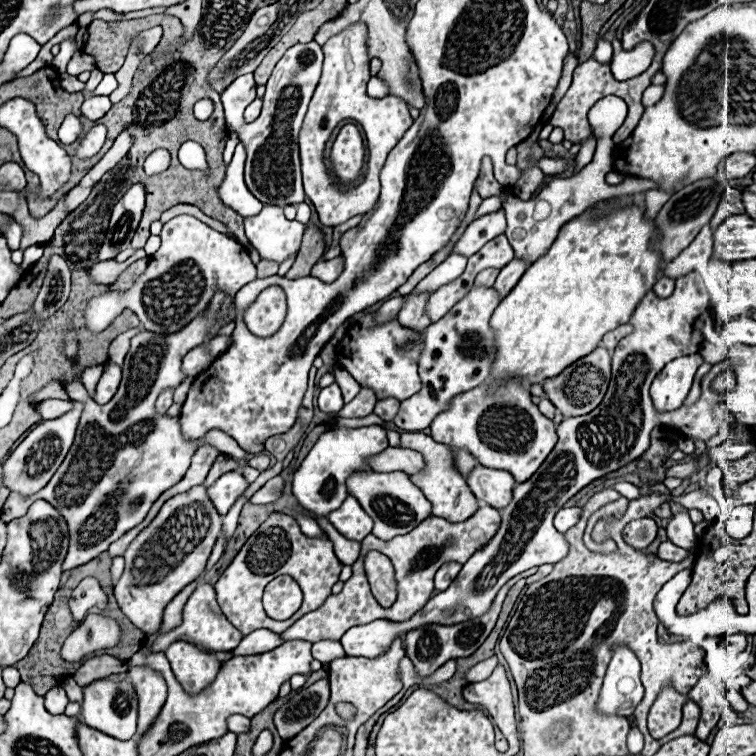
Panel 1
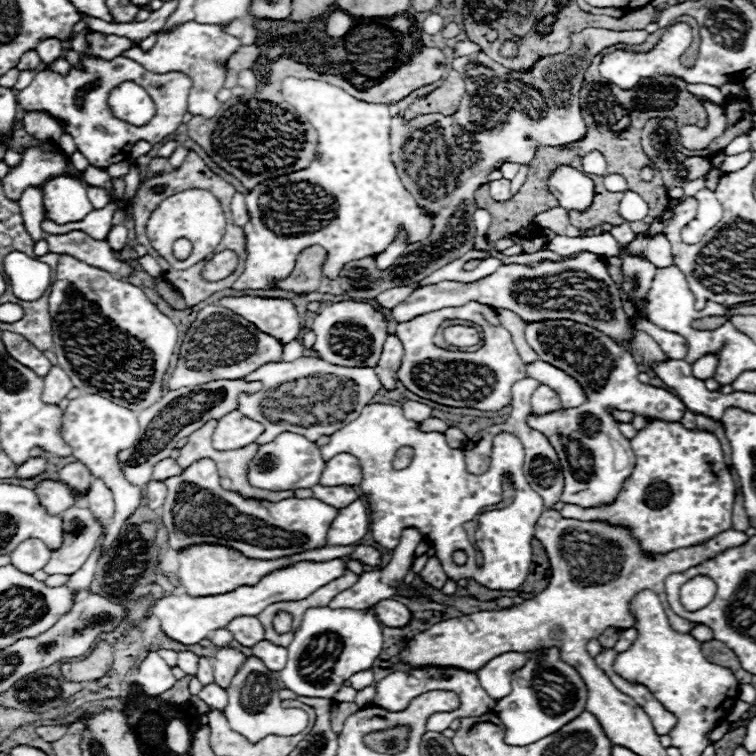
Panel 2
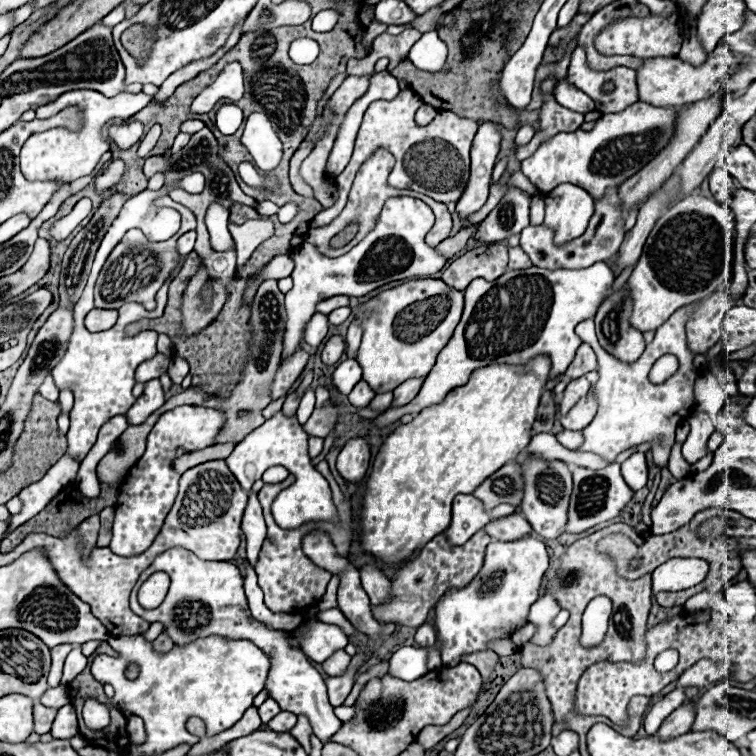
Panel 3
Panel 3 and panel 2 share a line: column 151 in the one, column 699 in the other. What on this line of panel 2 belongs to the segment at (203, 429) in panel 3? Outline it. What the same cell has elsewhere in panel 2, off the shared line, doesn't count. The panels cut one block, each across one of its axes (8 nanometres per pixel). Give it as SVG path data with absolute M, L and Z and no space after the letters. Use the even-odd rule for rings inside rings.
M650 420L648 428L638 432L632 440L632 450L636 454L636 466L632 476L626 480L618 500L608 508L578 508L566 504L560 514L570 520L580 522L608 522L612 526L622 526L632 532L640 548L648 556L670 554L678 548L690 548L708 542L710 538L718 536L724 530L732 528L732 504L734 504L734 482L732 476L722 460L720 442L708 434L698 430L686 430L680 422L660 422Z

